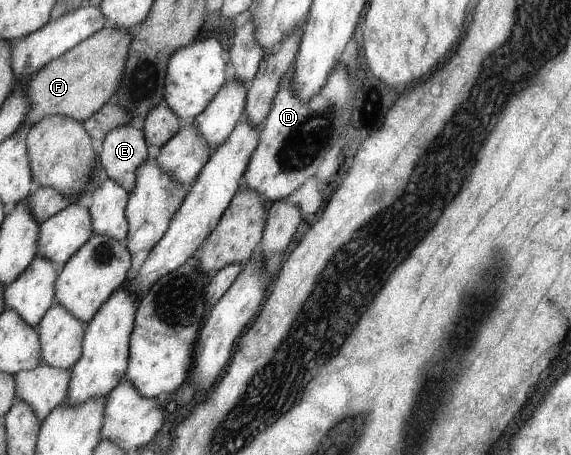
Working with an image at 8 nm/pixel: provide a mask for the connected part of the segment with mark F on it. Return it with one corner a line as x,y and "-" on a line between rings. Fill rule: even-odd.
105,26
36,72
28,80
24,90
30,102
25,125
34,126
44,118
52,116
66,116
84,123
109,104
124,77
132,51
134,32
135,30

